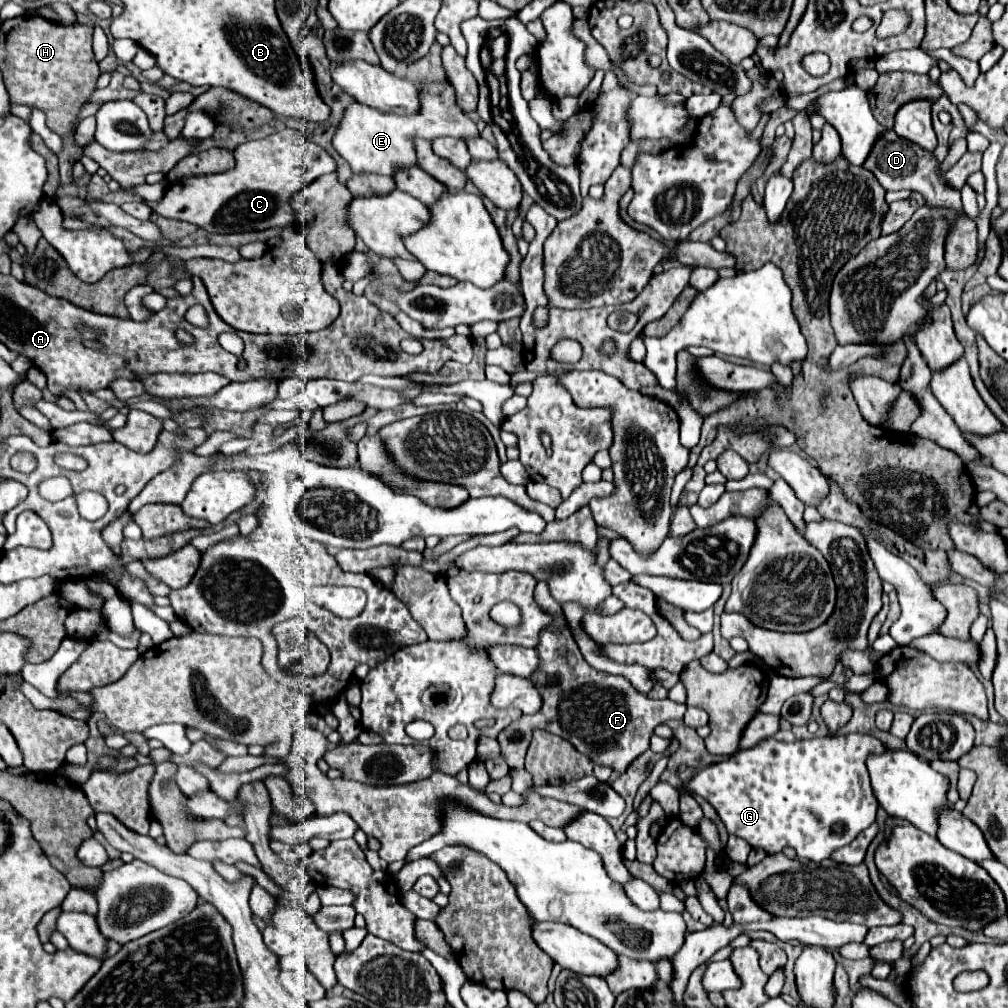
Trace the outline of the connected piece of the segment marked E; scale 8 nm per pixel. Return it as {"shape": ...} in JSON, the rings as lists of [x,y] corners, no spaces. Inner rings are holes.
{"shape":[[[436,83],[424,85],[420,93],[422,109],[420,115],[410,117],[396,117],[388,113],[380,113],[368,105],[354,103],[346,109],[344,119],[334,135],[336,151],[350,163],[356,175],[388,175],[394,177],[398,171],[410,169],[416,165],[416,151],[410,137],[420,137],[433,140],[437,137],[456,137],[456,139],[474,139],[478,137],[478,129],[474,121],[470,121],[454,101],[454,91],[450,83]]]}

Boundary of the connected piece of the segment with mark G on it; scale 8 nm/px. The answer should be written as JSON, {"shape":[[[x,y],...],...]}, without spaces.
{"shape":[[[848,733],[832,735],[822,739],[804,741],[776,741],[766,739],[752,749],[738,751],[730,759],[706,767],[694,779],[690,779],[684,789],[686,793],[700,795],[712,803],[724,821],[730,835],[748,841],[752,847],[762,847],[766,853],[778,853],[786,845],[794,847],[798,857],[810,861],[828,859],[836,849],[850,845],[866,827],[876,819],[878,799],[874,797],[866,759],[870,755],[882,755],[886,745],[874,735]]]}

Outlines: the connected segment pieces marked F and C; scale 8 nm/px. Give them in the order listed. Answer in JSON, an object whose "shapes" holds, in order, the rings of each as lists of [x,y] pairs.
{"shapes":[[[[552,623],[542,629],[536,651],[540,655],[540,671],[536,671],[530,681],[536,683],[544,705],[536,715],[524,715],[500,733],[498,743],[502,747],[502,757],[510,767],[524,767],[532,729],[544,727],[570,741],[582,755],[590,757],[592,763],[606,765],[622,775],[630,763],[648,749],[656,725],[684,717],[686,705],[678,705],[670,699],[652,701],[646,693],[634,689],[626,677],[590,667],[582,659],[582,653],[564,623]]],[[[284,129],[260,141],[246,141],[236,147],[234,159],[236,167],[232,171],[170,183],[162,201],[148,205],[162,217],[194,223],[208,233],[266,231],[292,225],[296,221],[292,197],[320,175],[336,171],[336,161],[294,129]]]]}

